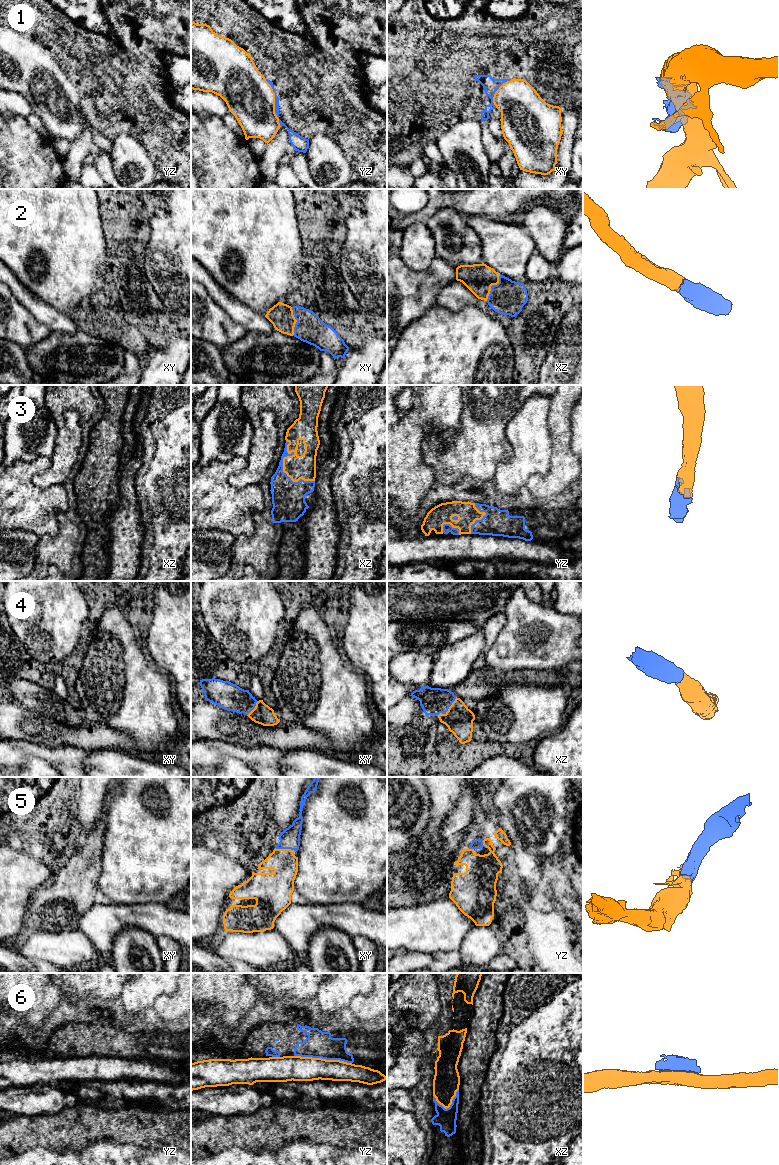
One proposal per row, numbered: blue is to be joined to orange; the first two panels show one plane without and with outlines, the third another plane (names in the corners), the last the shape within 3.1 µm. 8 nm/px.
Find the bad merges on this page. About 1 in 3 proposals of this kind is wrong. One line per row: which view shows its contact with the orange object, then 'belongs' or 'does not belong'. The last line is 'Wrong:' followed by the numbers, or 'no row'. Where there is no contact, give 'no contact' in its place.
1: contact in yz; does not belong
2: contact in xz; belongs
3: contact in xz; belongs
4: contact in xz; belongs
5: contact in xy; belongs
6: contact in yz; does not belong
Wrong: 1, 6

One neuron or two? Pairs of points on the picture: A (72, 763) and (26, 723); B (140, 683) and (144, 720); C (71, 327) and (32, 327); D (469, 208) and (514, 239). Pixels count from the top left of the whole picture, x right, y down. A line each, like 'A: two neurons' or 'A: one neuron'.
A: two neurons
B: one neuron
C: two neurons
D: two neurons

